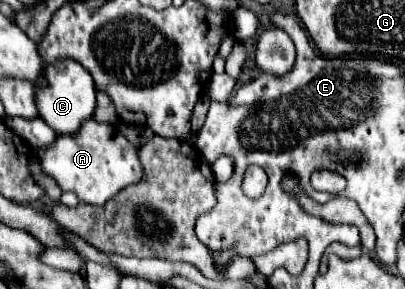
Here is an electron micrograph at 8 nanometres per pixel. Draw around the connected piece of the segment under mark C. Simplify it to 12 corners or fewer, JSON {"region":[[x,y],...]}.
{"region":[[78,62],[46,66],[42,120],[76,134],[96,110],[96,88]]}

